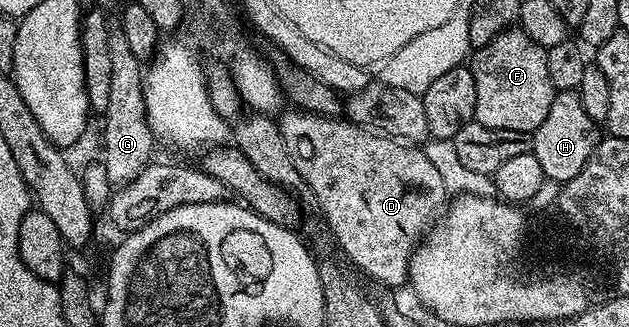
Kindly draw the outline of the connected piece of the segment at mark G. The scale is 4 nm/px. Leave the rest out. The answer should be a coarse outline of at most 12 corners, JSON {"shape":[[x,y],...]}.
{"shape":[[111,32],[100,161],[111,186],[155,160],[143,62]]}

